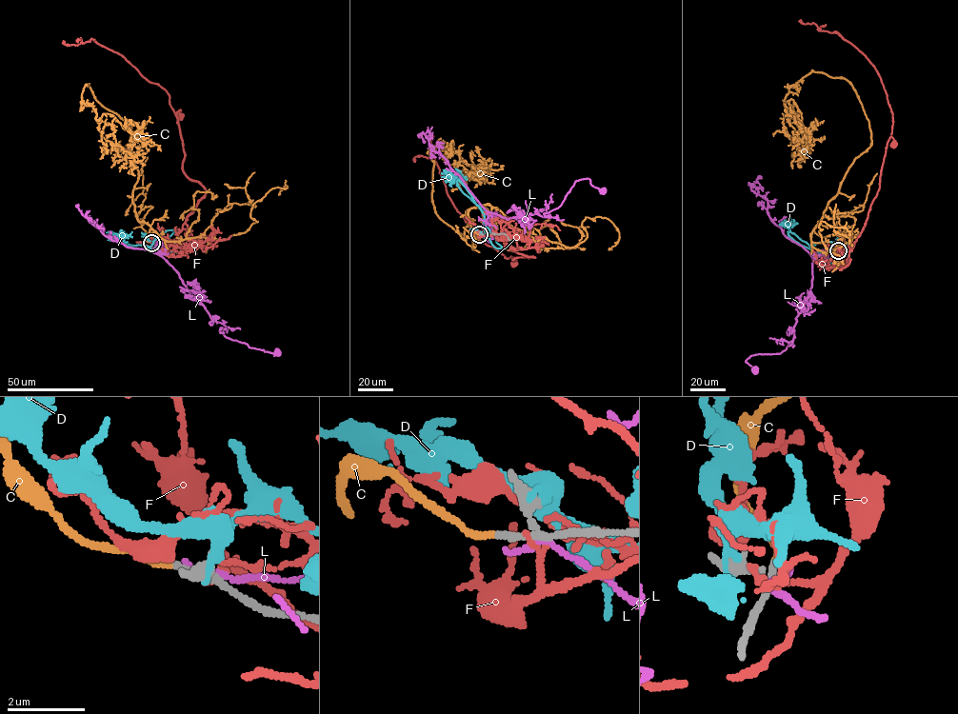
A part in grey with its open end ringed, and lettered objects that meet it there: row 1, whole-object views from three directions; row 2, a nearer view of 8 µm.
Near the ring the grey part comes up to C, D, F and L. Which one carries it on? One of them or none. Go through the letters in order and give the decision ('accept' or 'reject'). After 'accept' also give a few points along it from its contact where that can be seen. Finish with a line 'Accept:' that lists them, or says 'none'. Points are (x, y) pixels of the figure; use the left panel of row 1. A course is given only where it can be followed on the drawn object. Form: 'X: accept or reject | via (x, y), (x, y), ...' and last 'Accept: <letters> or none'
C: accept | via (151, 243), (130, 126), (86, 84), (134, 175)
D: reject
F: reject
L: reject
Accept: C

